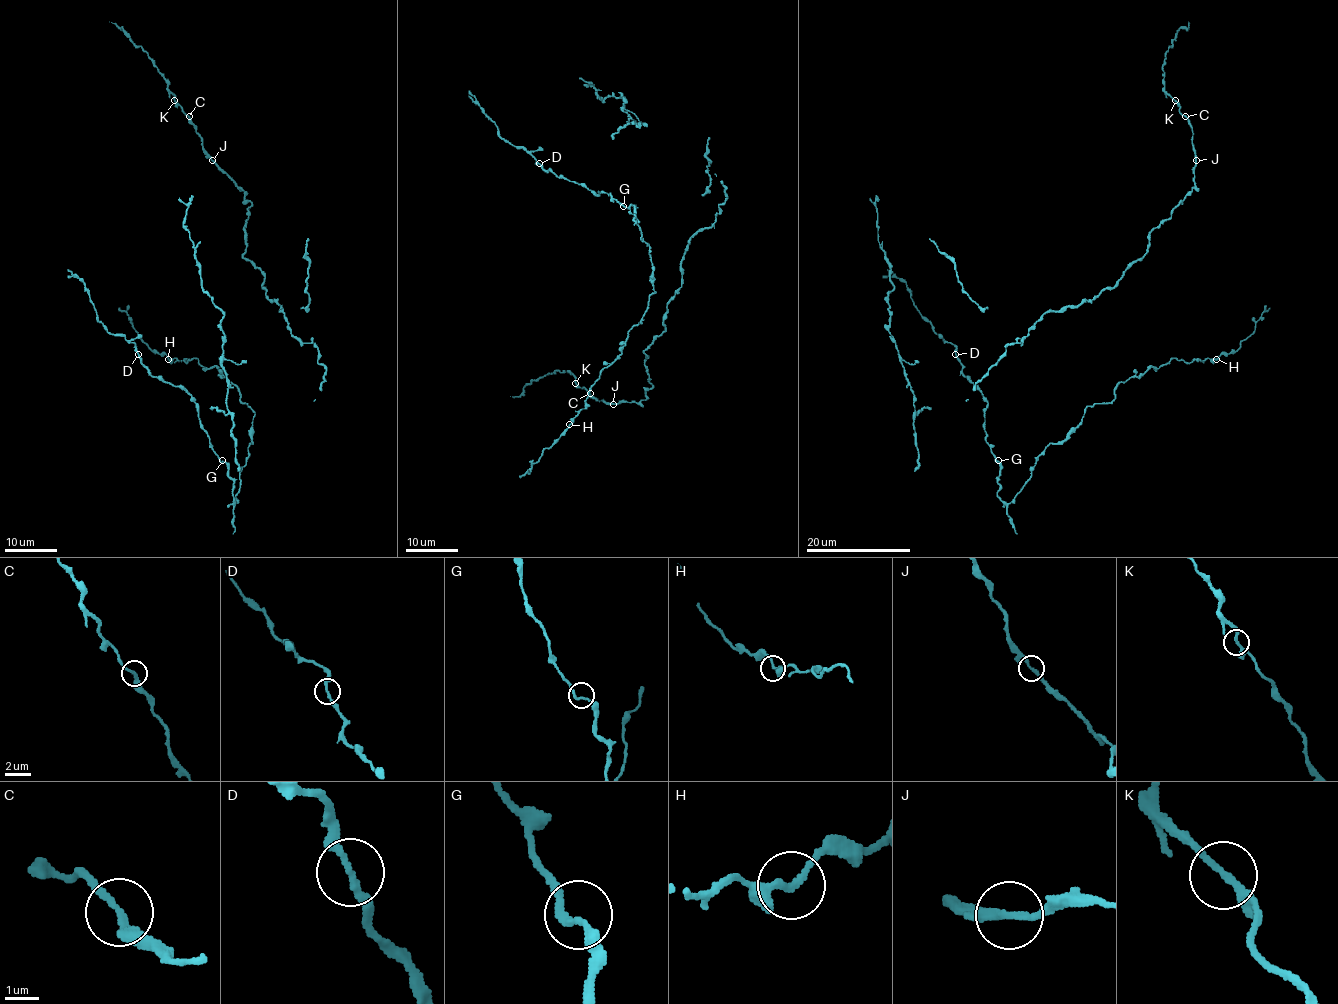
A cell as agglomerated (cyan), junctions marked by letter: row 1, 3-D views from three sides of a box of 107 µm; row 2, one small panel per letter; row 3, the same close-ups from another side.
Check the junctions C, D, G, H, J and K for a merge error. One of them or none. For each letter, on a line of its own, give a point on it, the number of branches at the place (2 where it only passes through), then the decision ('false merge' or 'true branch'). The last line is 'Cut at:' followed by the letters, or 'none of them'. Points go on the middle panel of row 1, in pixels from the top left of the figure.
C: at (590, 393); 2 branches meet; true branch
D: at (539, 163); 2 branches meet; true branch
G: at (623, 206); 2 branches meet; true branch
H: at (569, 424); 2 branches meet; true branch
J: at (613, 404); 2 branches meet; true branch
K: at (575, 383); 2 branches meet; true branch
Cut at: none of them

